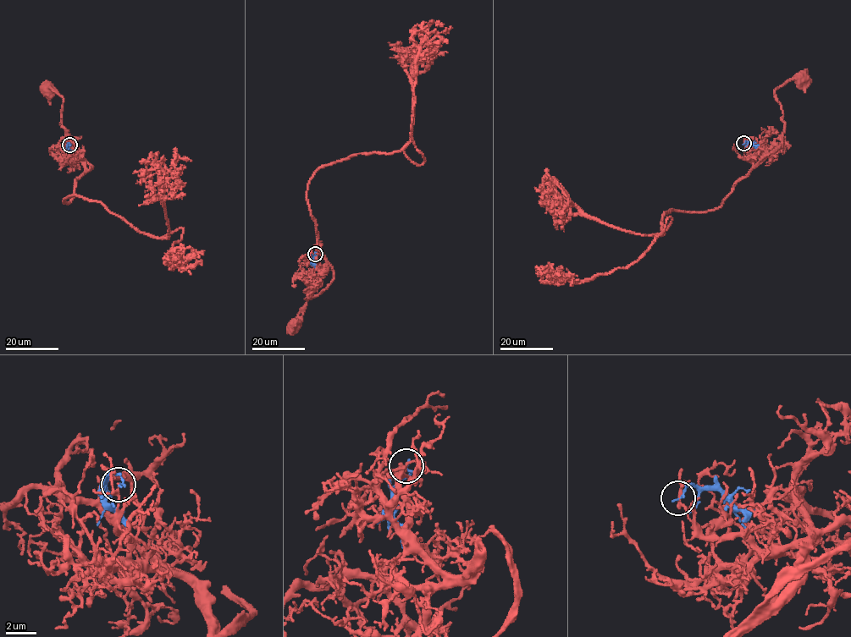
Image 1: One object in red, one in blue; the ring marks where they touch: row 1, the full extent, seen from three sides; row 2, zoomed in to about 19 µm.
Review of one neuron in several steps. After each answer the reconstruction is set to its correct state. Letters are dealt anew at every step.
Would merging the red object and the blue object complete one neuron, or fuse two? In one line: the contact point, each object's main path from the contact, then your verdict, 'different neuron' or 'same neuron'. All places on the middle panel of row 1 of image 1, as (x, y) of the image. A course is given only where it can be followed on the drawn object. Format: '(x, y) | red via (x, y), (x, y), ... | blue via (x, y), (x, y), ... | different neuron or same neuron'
(315, 254) | red via (315, 254), (317, 268), (325, 272), (328, 264), (334, 278), (306, 299), (295, 326) | blue via (315, 254), (312, 261), (314, 267) | different neuron

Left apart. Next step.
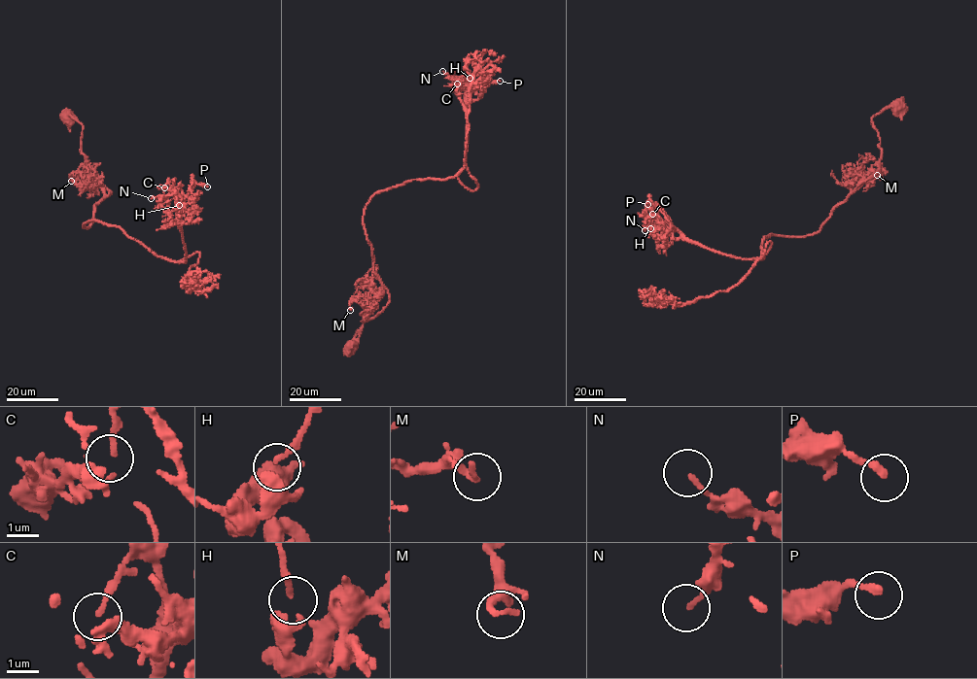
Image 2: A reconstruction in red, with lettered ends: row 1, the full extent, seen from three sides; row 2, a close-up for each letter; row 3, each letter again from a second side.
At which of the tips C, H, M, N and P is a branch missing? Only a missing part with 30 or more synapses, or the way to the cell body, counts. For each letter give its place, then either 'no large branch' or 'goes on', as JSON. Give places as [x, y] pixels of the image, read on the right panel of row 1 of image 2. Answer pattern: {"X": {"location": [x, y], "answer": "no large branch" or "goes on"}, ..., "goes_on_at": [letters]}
{"C": {"location": [652, 214], "answer": "no large branch"}, "H": {"location": [650, 228], "answer": "no large branch"}, "M": {"location": [877, 175], "answer": "no large branch"}, "N": {"location": [645, 230], "answer": "no large branch"}, "P": {"location": [647, 204], "answer": "no large branch"}, "goes_on_at": []}

